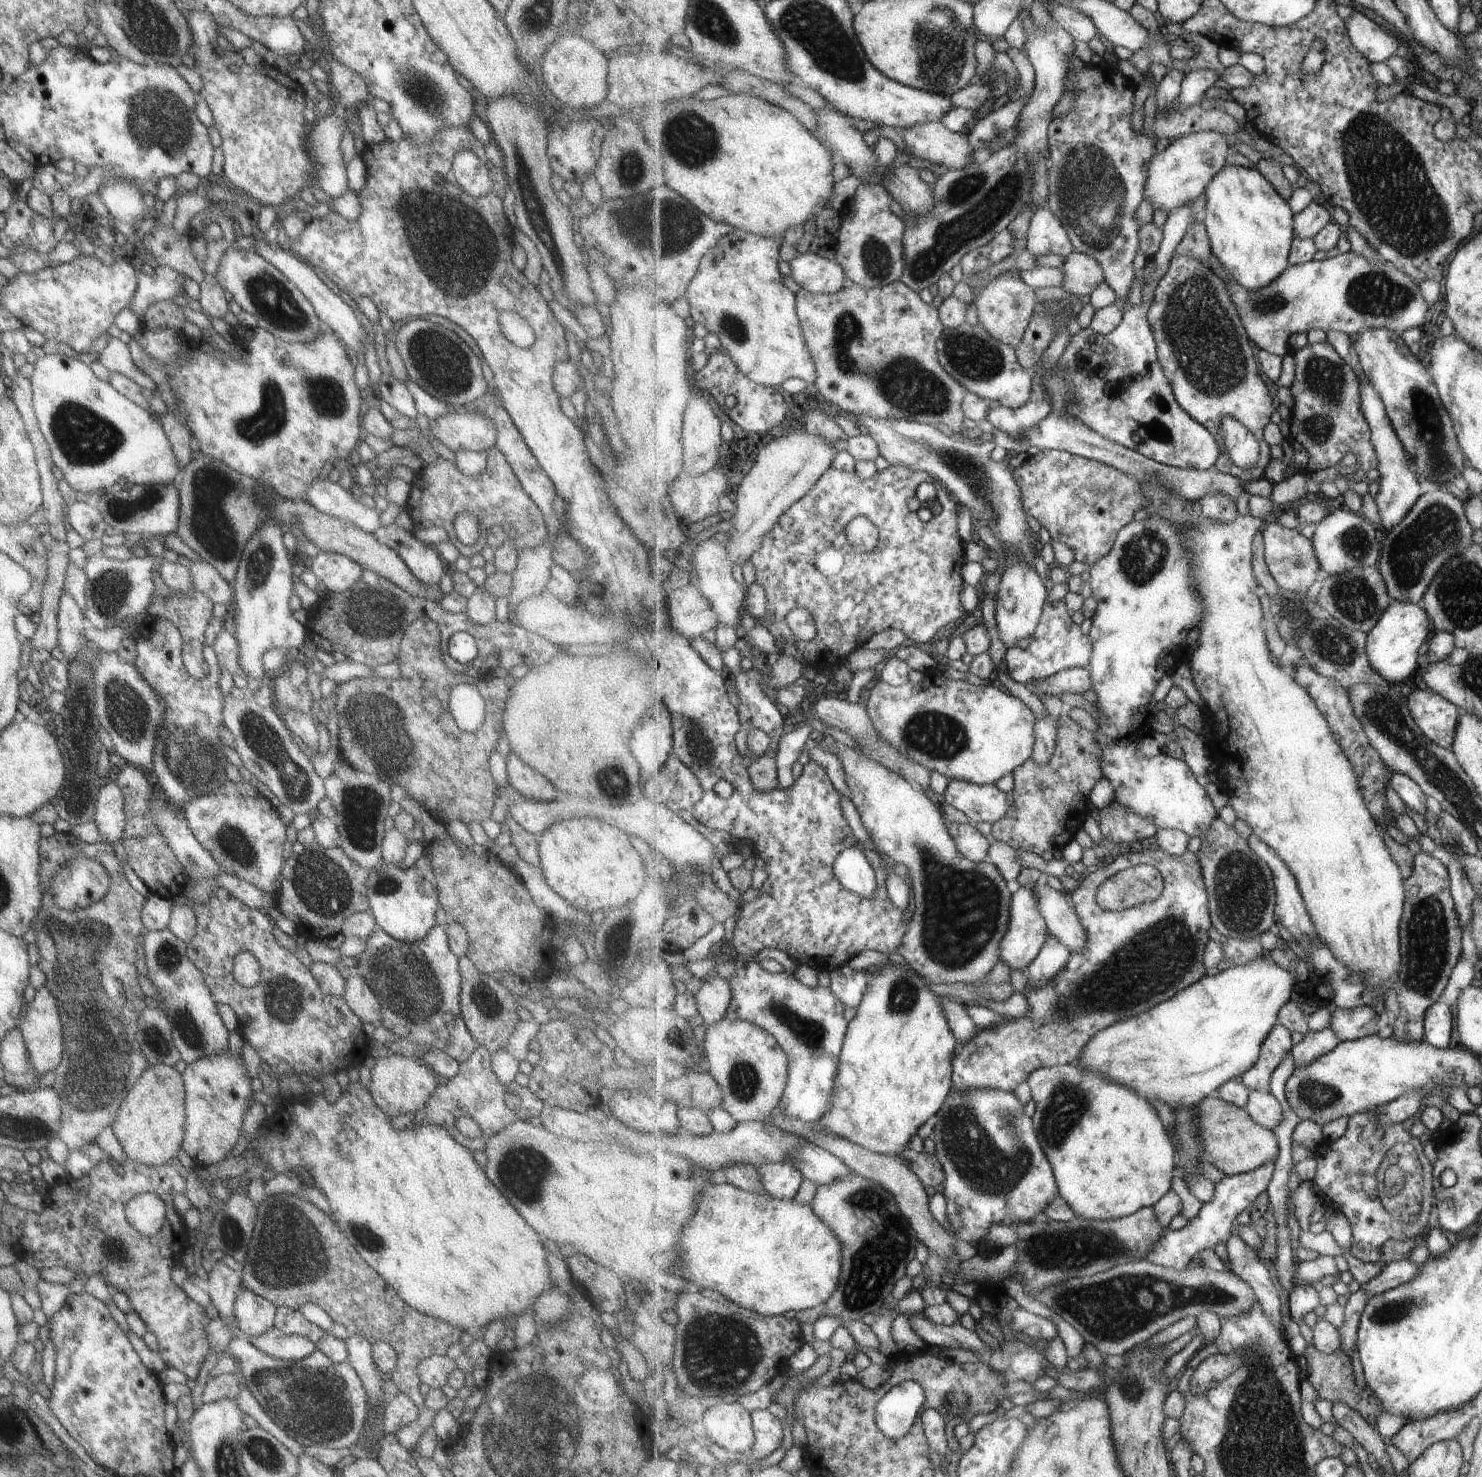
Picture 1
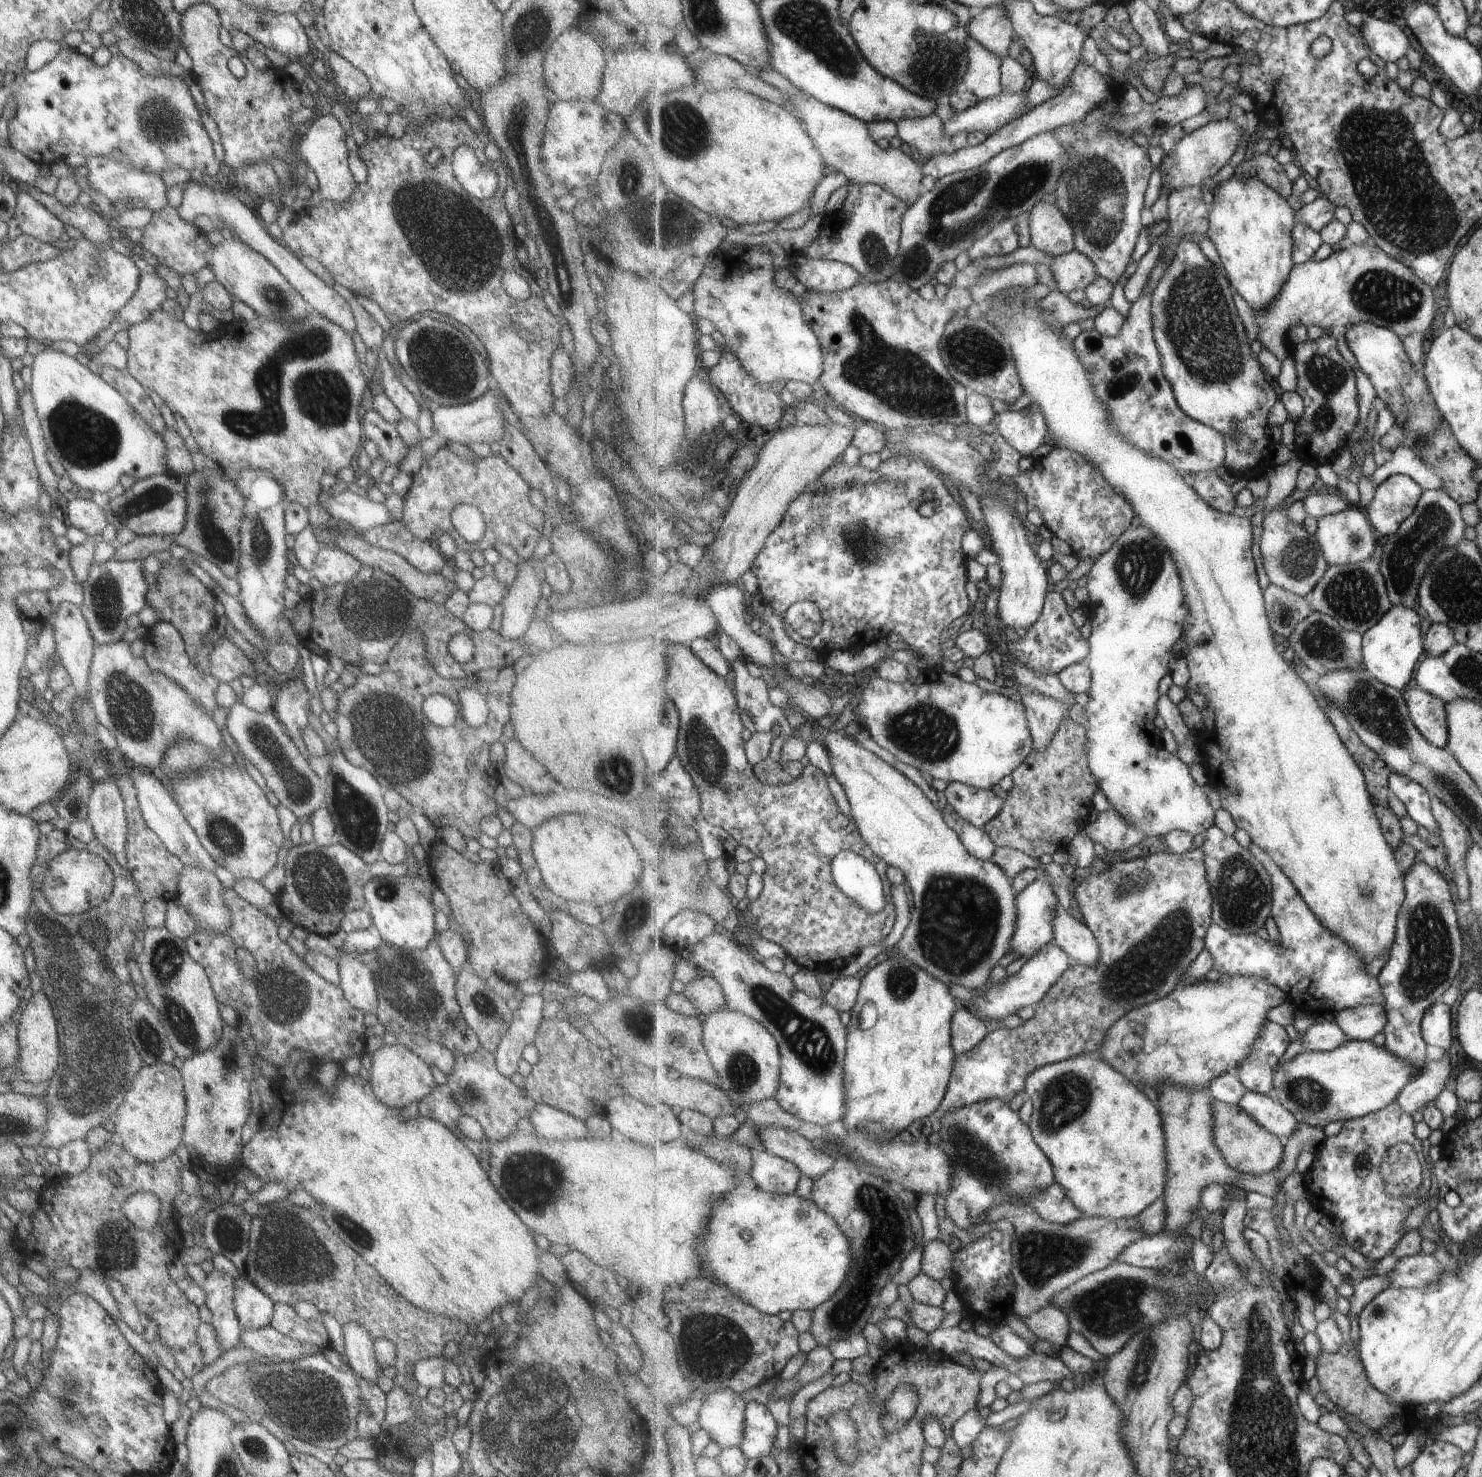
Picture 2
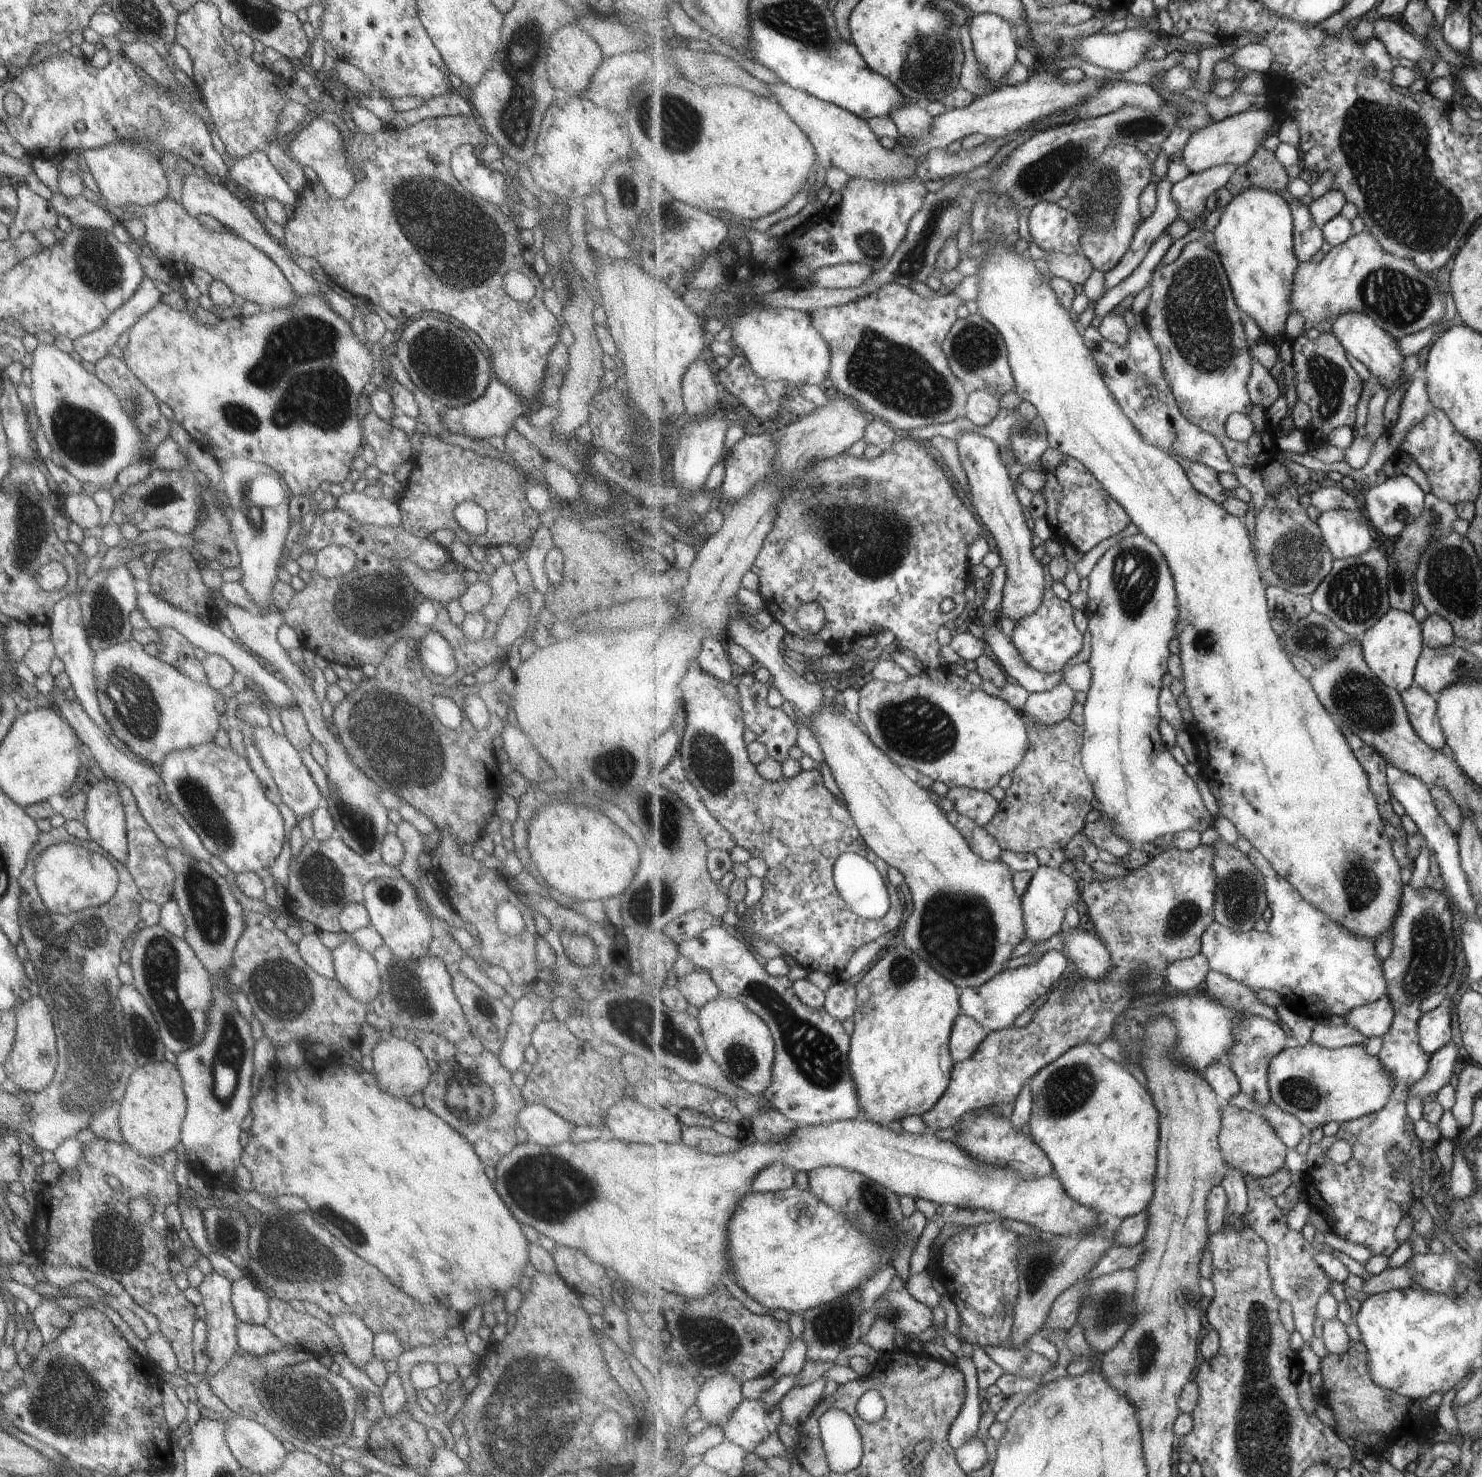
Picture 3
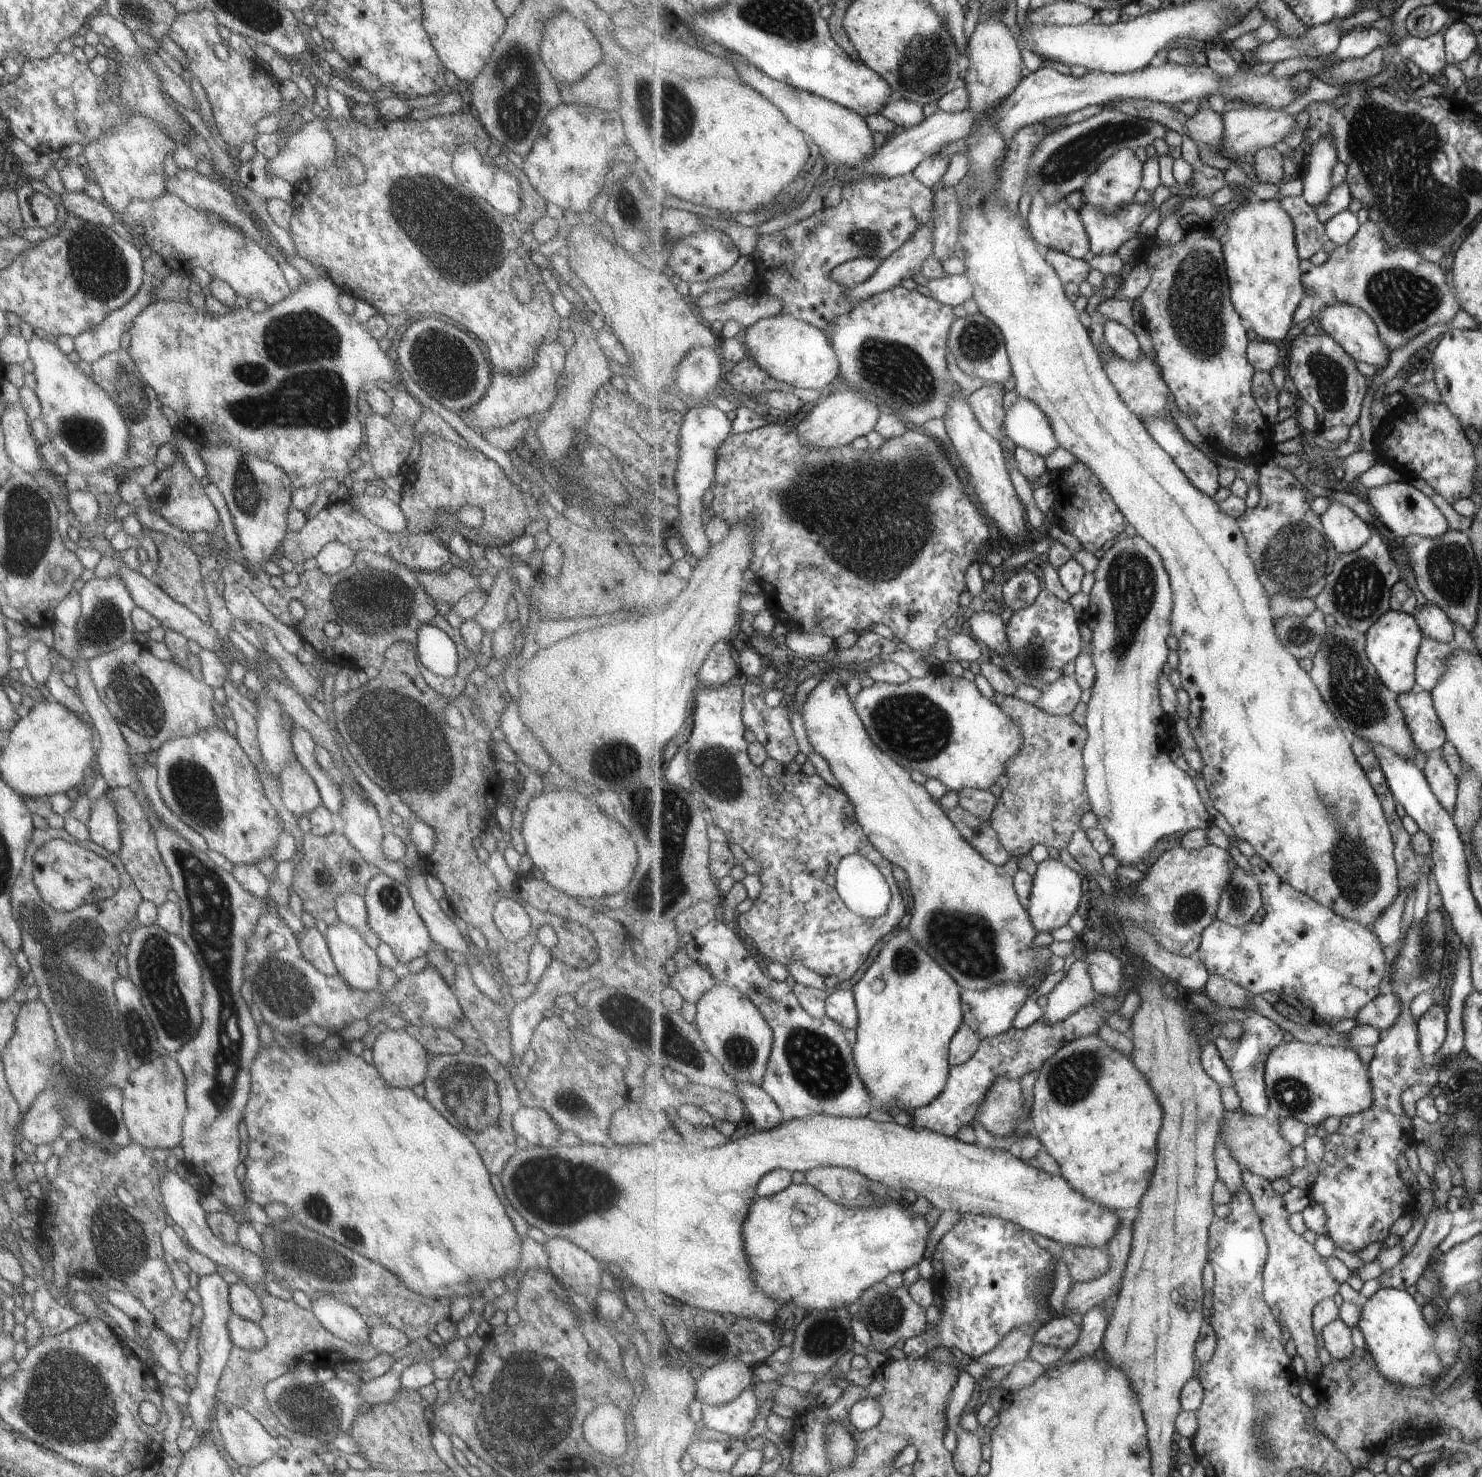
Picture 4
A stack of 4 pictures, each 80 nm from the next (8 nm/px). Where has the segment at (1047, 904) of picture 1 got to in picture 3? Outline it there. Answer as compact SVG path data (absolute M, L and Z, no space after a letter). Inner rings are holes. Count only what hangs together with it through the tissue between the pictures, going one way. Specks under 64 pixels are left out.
M1065 926L1063 952L1070 959L1072 968L1085 972L1091 980L1105 980L1113 970L1113 958L1108 947L1100 942L1096 934L1081 932L1079 928Z

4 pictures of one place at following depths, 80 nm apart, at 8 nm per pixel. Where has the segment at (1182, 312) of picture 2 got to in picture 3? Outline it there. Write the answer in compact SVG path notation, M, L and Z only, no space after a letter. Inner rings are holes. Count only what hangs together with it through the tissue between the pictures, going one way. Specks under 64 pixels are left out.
M1203 239L1187 243L1174 262L1156 269L1150 285L1152 295L1145 311L1149 316L1149 332L1161 352L1165 379L1184 415L1221 438L1235 466L1253 467L1260 471L1276 460L1280 449L1273 444L1273 427L1267 420L1266 408L1255 404L1249 392L1248 382L1254 360L1243 328L1241 309L1220 256L1219 250L1211 248ZM1233 412L1244 414L1254 424L1255 430L1246 441L1232 440L1225 434L1225 422Z

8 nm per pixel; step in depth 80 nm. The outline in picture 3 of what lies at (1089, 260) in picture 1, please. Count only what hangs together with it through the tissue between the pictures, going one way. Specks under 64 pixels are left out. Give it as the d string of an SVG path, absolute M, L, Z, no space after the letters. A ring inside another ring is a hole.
M1050 252L1046 254L1045 259L1053 277L1065 279L1072 286L1079 286L1079 284L1084 286L1095 270L1089 258L1082 253L1071 256Z

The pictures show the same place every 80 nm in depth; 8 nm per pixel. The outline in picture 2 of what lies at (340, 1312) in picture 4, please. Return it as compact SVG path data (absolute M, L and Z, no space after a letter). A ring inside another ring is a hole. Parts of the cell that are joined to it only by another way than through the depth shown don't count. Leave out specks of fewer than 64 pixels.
M345 1322L340 1326L343 1332L345 1364L358 1378L375 1383L380 1369L372 1352L373 1338L363 1326L355 1322Z

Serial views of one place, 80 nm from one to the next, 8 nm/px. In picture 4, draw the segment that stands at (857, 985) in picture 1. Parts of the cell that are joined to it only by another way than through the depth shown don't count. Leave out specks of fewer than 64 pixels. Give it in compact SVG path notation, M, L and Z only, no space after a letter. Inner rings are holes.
M834 990L829 992L826 1001L827 1015L845 1029L859 1028L859 1012L851 990Z

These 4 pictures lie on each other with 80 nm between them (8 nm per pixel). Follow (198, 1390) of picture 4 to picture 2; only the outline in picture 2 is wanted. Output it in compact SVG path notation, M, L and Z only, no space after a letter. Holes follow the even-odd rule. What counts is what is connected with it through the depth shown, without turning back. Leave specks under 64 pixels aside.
M213 1269L206 1273L199 1285L205 1293L205 1306L211 1312L210 1325L215 1330L215 1340L223 1354L238 1346L240 1327L232 1306L235 1276Z

